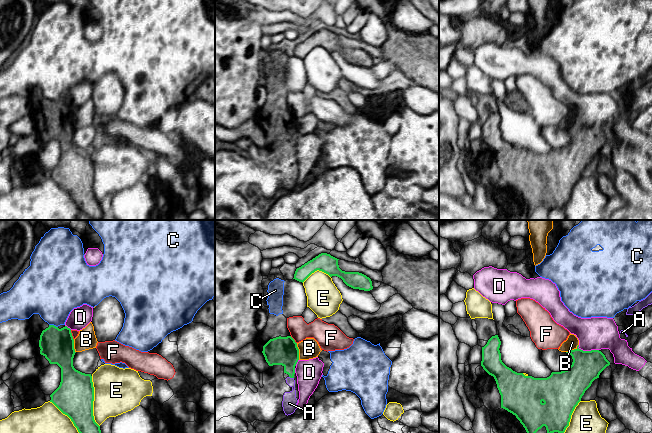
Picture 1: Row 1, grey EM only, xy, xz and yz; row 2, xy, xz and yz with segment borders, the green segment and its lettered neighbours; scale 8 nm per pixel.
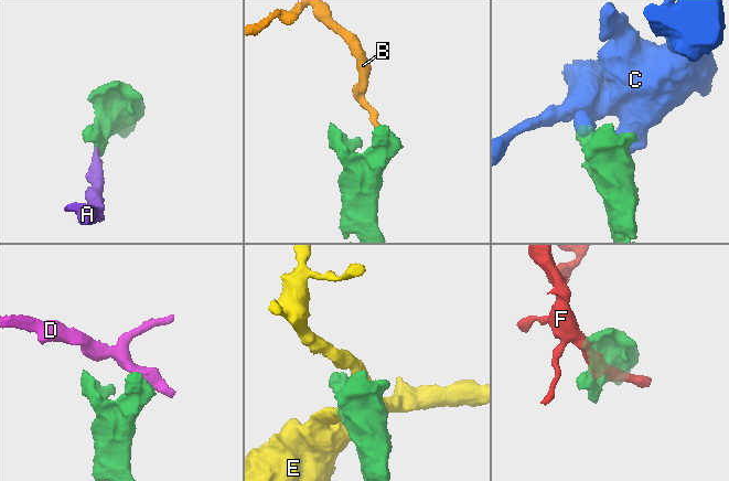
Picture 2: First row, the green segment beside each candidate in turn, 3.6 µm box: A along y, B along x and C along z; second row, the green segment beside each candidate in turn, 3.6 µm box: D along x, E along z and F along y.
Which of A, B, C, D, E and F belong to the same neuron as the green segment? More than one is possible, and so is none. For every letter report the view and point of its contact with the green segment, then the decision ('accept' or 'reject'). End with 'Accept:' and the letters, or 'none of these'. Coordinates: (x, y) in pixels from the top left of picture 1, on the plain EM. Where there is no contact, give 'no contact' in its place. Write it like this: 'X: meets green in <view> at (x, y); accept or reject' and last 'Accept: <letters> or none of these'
A: meets green in xz at (291, 153); accept
B: meets green in xz at (298, 127); reject
C: meets green in xy at (53, 101); reject
D: meets green in yz at (588, 127); reject
E: meets green in xy at (93, 176); reject
F: meets green in xz at (294, 116); reject
Accept: A

